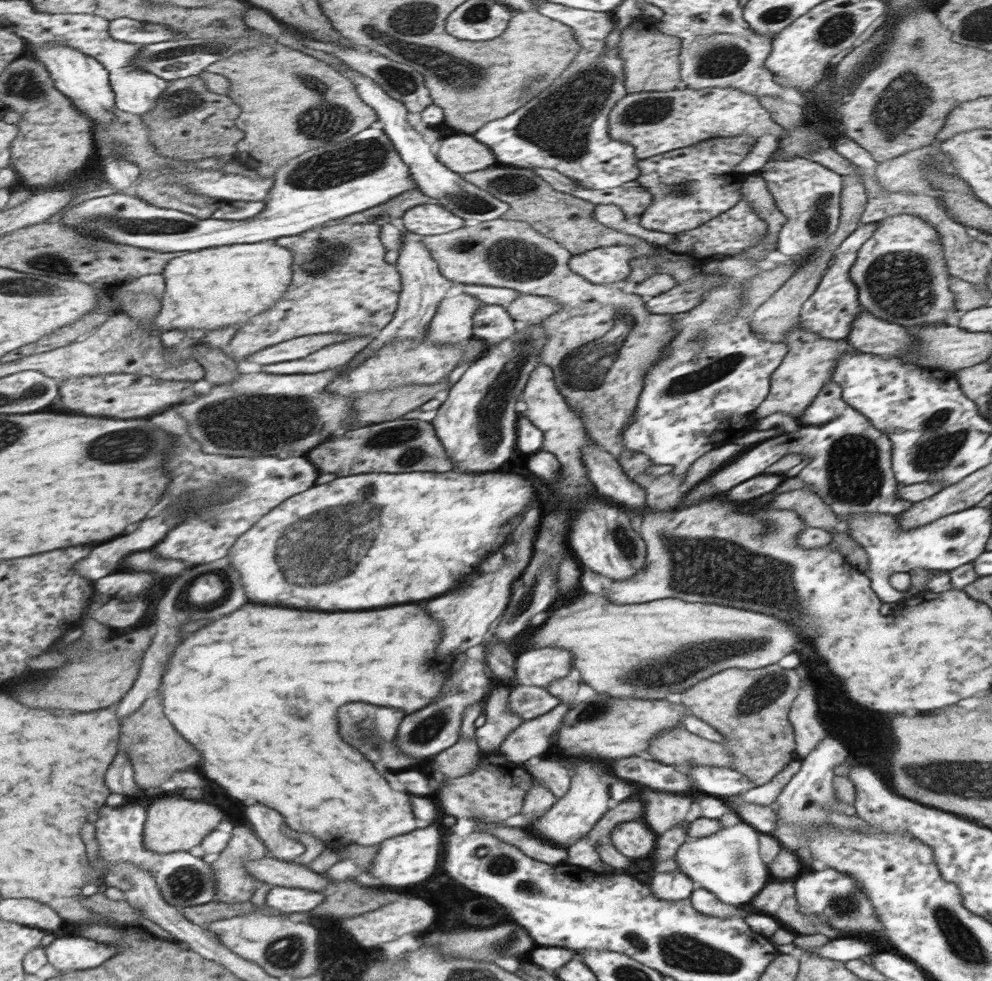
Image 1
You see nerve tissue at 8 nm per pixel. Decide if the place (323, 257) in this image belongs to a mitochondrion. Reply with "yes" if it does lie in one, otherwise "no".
yes

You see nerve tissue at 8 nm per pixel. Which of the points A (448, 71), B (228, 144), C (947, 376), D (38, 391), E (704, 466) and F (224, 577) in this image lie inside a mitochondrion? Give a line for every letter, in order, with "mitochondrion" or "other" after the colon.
A: mitochondrion
B: other
C: other
D: mitochondrion
E: other
F: other

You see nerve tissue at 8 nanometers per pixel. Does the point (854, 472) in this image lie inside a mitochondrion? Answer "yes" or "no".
yes

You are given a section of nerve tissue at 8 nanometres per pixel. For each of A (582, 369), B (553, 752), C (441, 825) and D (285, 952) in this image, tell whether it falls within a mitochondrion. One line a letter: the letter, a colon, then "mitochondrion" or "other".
A: mitochondrion
B: other
C: other
D: mitochondrion

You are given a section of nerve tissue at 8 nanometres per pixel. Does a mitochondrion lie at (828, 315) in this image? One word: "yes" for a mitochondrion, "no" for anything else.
no

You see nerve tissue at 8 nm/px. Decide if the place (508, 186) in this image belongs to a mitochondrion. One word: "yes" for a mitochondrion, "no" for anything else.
yes

